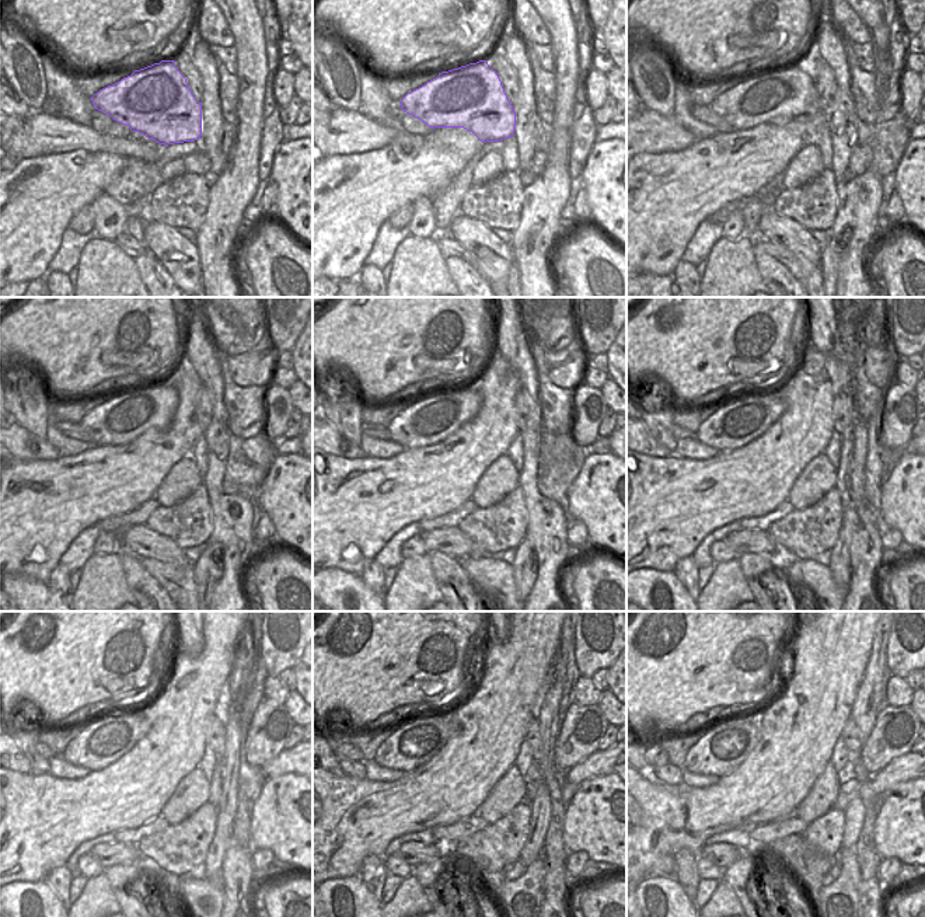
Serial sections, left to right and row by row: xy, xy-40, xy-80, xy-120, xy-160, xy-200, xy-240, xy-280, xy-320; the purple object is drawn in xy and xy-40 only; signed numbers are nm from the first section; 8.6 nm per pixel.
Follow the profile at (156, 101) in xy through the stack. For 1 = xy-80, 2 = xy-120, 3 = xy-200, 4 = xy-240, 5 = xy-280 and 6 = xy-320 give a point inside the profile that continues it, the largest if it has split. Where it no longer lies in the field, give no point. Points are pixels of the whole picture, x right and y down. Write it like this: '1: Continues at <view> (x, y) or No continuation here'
1: Continues at xy-80 (785, 96)
2: Continues at xy-120 (128, 414)
3: Continues at xy-200 (735, 424)
4: Continues at xy-240 (105, 739)
5: Continues at xy-280 (415, 742)
6: Continues at xy-320 (725, 745).

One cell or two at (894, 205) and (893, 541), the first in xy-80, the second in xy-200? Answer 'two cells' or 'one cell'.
one cell

